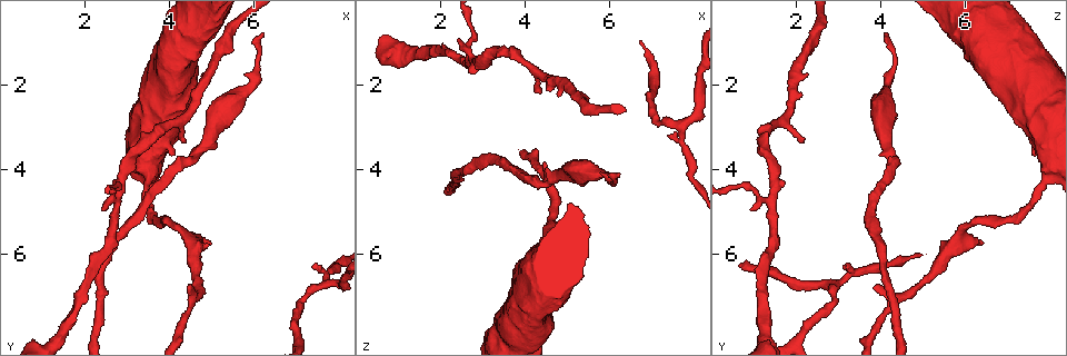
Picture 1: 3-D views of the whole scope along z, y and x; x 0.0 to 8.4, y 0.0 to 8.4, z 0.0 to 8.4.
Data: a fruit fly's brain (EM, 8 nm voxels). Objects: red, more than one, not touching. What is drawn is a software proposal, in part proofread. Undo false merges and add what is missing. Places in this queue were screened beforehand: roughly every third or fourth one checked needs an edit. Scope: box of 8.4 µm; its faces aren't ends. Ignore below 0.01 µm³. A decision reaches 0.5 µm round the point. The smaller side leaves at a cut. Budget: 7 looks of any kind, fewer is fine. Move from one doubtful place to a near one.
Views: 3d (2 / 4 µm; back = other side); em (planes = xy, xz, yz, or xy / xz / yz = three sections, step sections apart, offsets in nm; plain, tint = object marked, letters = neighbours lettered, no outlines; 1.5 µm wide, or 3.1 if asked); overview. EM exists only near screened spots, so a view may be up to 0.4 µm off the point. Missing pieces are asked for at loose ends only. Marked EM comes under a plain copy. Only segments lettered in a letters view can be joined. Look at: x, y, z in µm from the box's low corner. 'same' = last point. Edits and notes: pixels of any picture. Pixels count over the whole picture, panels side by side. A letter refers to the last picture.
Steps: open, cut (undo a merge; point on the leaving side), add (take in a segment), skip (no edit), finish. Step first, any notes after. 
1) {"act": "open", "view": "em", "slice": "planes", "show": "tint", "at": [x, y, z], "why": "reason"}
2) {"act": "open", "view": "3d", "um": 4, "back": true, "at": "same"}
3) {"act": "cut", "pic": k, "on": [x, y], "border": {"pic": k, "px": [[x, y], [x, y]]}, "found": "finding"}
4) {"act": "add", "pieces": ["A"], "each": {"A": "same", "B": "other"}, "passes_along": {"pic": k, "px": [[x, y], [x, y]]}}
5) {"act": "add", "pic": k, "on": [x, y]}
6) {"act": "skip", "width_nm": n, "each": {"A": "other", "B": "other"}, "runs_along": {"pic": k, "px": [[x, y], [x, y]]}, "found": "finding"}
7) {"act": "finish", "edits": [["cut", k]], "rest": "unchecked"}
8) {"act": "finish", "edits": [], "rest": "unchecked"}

{"act": "open", "view": "3d", "um": 2, "at": [4.45, 6.70, 3.90], "why": "free end"}

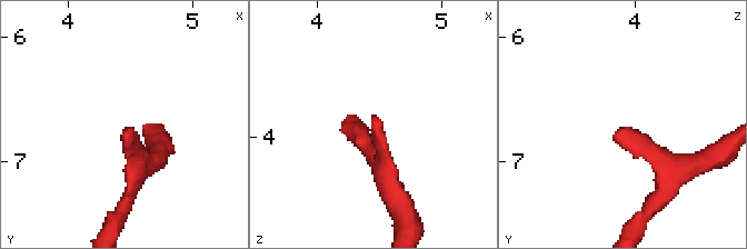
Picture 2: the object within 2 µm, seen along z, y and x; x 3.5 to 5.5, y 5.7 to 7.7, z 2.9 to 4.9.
{"act": "open", "view": "em", "slice": "yz", "step": 4, "show": "letters", "at": [4.44, 6.76, 3.88]}

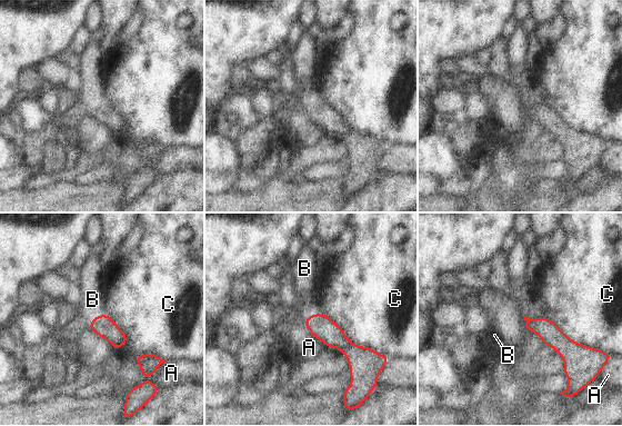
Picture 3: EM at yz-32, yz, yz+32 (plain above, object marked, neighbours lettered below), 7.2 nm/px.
{"act": "open", "view": "em", "slice": "planes", "show": "letters", "at": "same", "why": "cut it another way"}

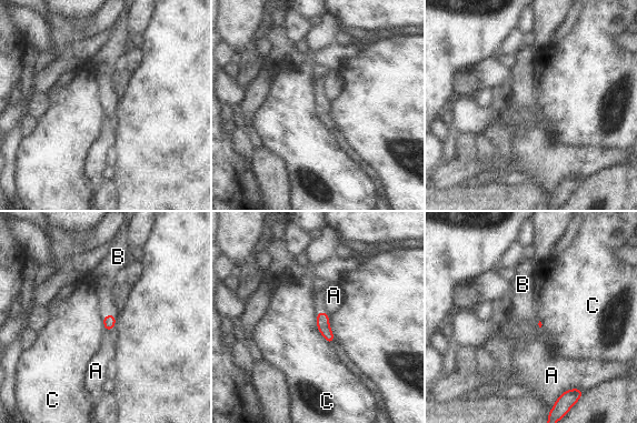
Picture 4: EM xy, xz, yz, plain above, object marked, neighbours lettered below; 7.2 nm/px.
{"act": "add", "pieces": ["B"], "each": {"A": "other", "B": "same", "C": "other"}, "passes_along": {"pic": 4, "px": [[109, 321], [108, 315], [105, 281]]}, "found": "the neuron continues"}

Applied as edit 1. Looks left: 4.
{"act": "open", "view": "overview", "why": "redraw"}

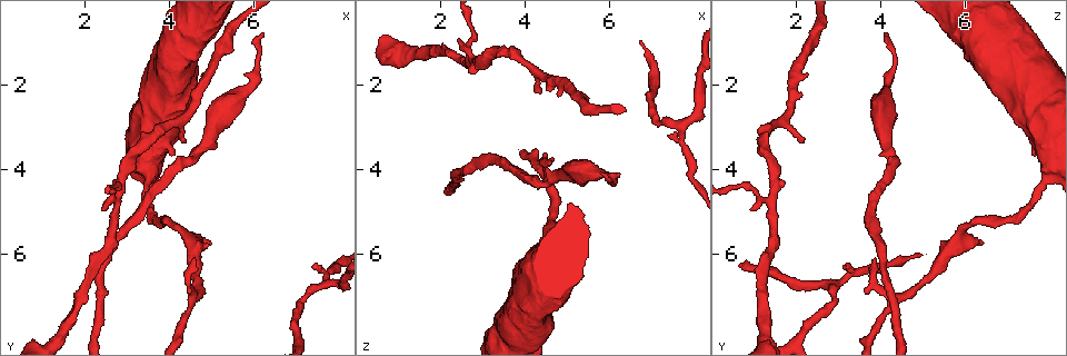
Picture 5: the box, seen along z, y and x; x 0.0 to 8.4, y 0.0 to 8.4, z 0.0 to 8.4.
{"act": "open", "view": "3d", "um": 2, "at": [6.25, 0.80, 4.10]}

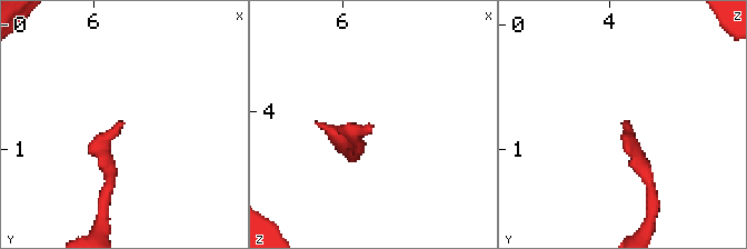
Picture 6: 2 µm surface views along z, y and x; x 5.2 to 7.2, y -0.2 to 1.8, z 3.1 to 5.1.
{"act": "open", "view": "em", "slice": "xy", "step": 8, "show": "tint", "at": [6.22, 0.80, 4.12]}

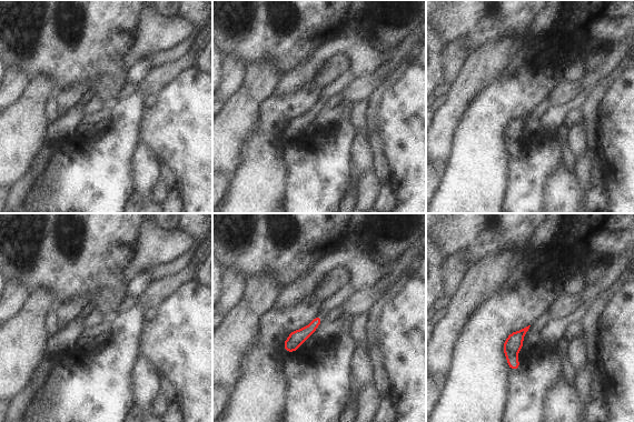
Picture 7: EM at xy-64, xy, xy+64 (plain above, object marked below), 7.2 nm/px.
{"act": "open", "view": "em", "slice": "planes", "show": "letters", "at": "same"}

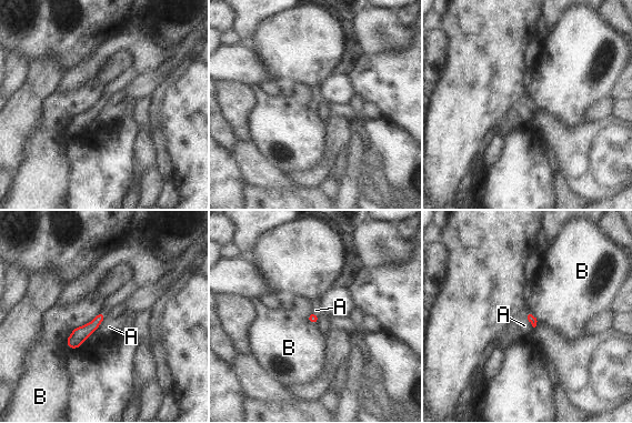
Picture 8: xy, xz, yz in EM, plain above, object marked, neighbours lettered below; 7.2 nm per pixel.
{"act": "skip", "width_nm": 70, "each": {"A": "other", "B": "other"}, "runs_along": {"pic": 8, "px": [[101, 316], [69, 343]]}, "found": "no lettered segment goes on from it"}

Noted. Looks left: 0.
{"act": "finish", "edits": [["add", 4]], "rest": "unchecked"}

